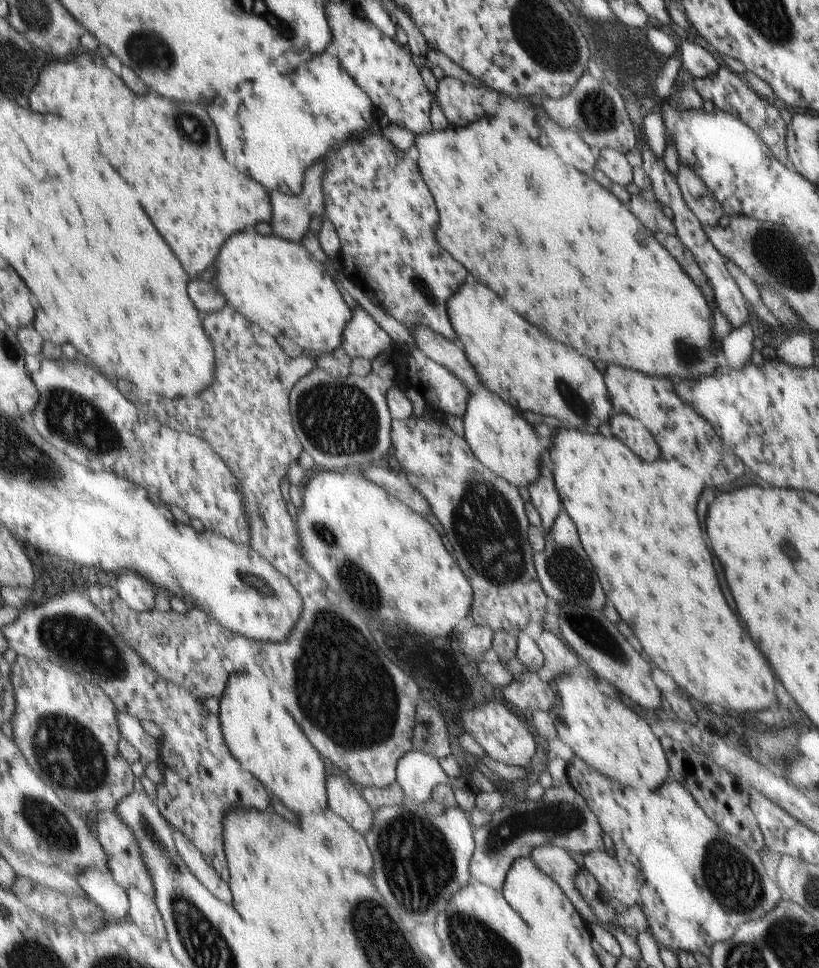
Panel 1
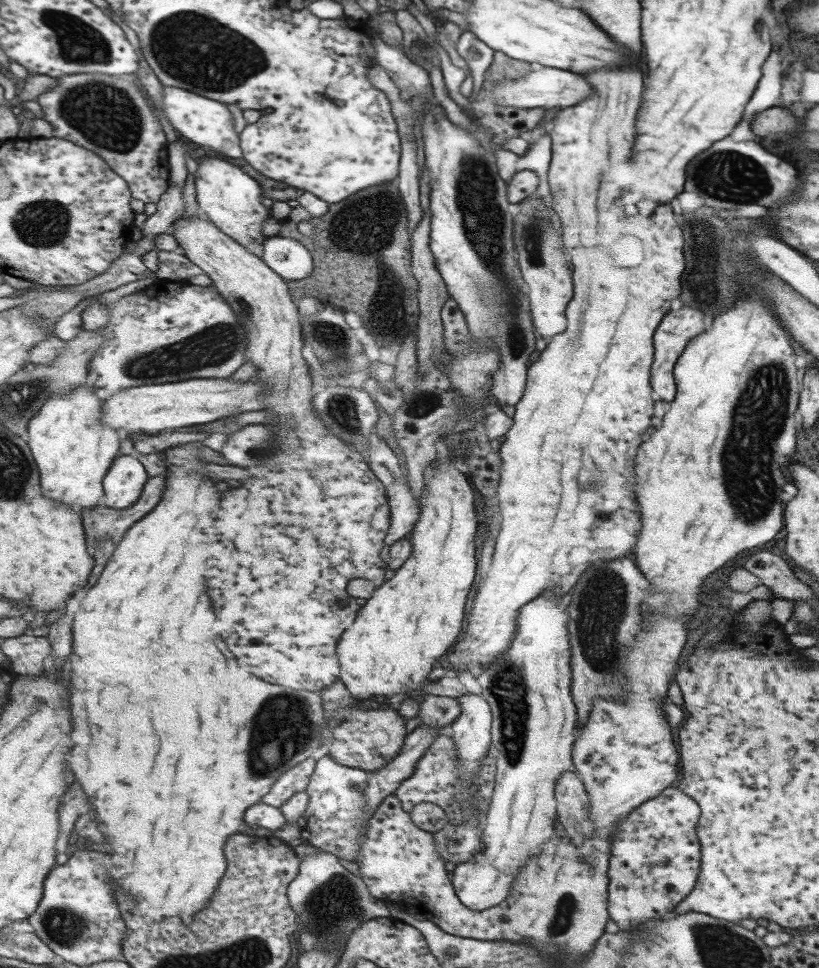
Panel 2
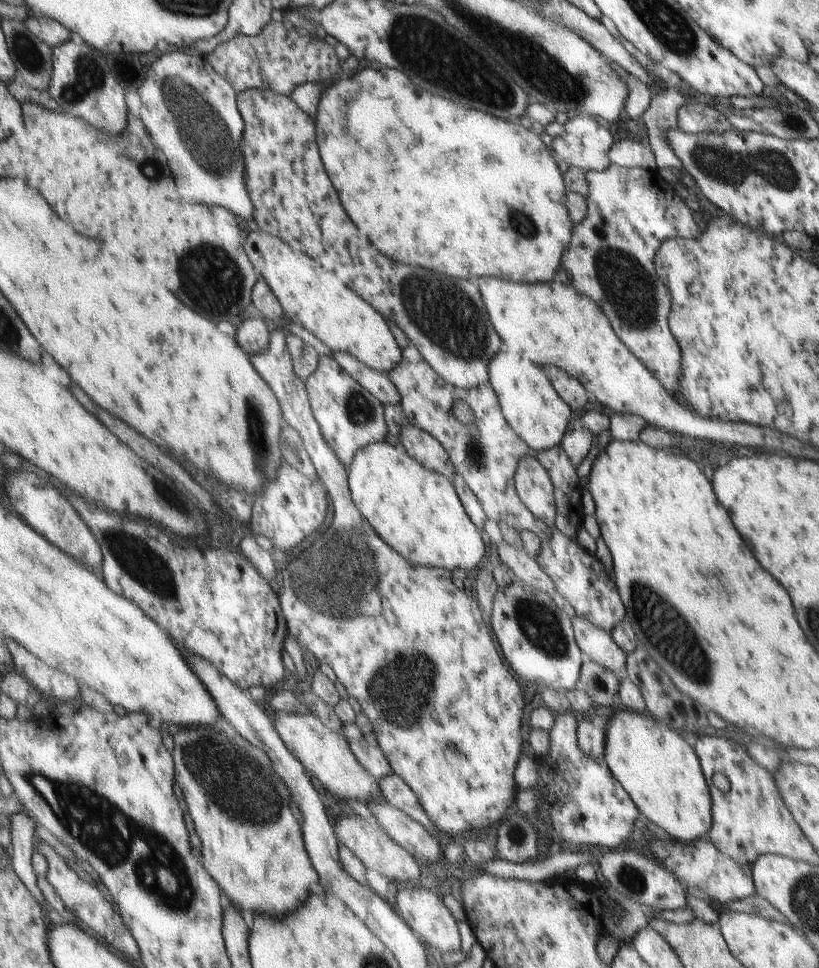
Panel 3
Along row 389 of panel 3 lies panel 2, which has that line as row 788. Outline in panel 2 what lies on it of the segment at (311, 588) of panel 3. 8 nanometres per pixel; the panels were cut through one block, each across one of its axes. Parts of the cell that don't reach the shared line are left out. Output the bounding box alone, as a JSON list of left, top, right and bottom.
[262,756,318,809]

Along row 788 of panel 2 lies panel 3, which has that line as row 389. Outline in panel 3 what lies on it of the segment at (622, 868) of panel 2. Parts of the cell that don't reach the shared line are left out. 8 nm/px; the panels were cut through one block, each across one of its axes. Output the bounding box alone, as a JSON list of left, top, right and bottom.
[565,163,699,395]

